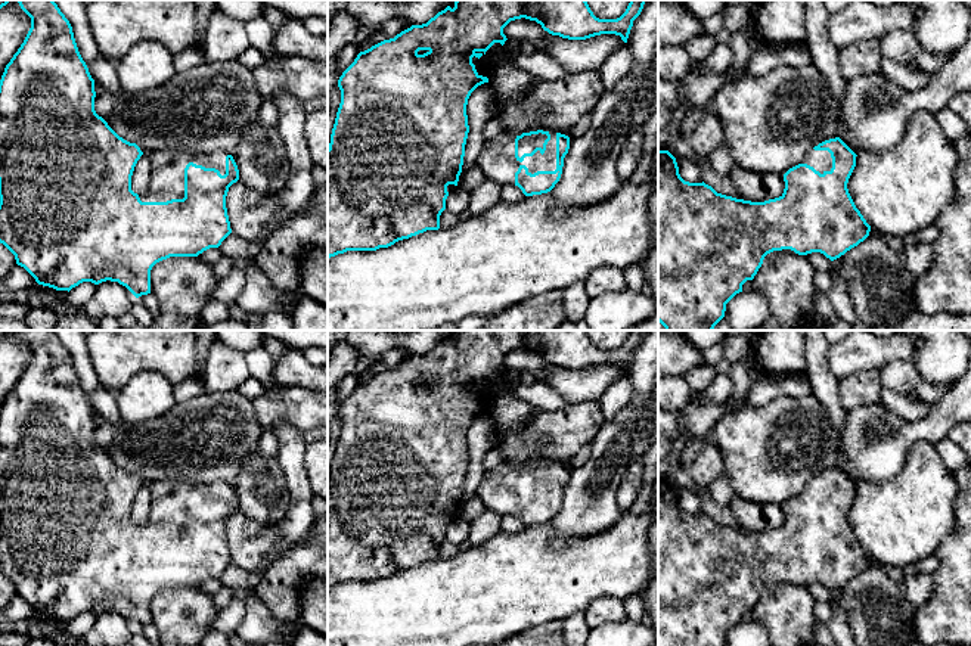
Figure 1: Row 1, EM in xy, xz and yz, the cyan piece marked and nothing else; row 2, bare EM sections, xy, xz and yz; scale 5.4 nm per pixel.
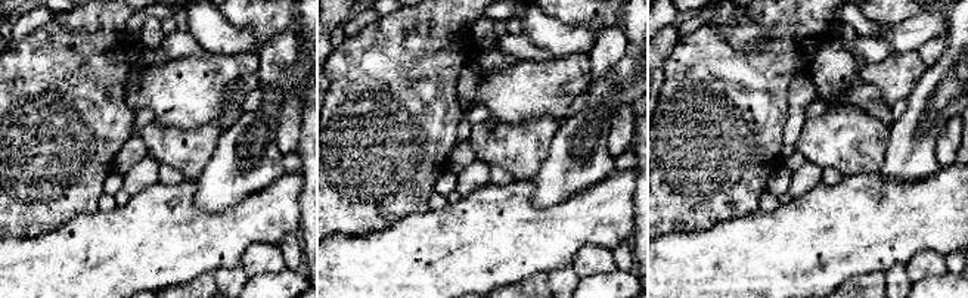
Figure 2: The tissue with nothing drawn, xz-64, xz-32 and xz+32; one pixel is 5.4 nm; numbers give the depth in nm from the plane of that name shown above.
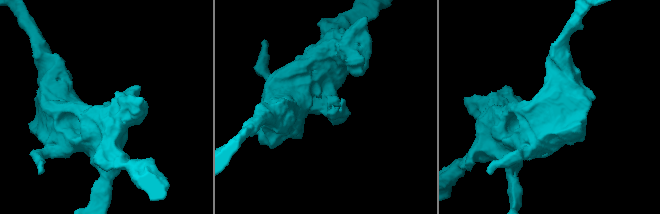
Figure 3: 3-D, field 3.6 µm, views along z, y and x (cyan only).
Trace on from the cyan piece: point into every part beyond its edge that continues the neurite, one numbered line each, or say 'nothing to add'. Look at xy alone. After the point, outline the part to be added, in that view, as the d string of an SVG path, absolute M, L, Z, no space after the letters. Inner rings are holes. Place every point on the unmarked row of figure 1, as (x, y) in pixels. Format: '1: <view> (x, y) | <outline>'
1: xy (167, 511) | M162 479L151 484L152 504L149 518L139 525L142 532L167 532L184 528L184 499L189 493L215 499L226 504L226 482L201 484L187 479Z

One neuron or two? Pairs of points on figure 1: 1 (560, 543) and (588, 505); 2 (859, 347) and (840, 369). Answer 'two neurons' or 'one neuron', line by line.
1: one neuron
2: one neuron

